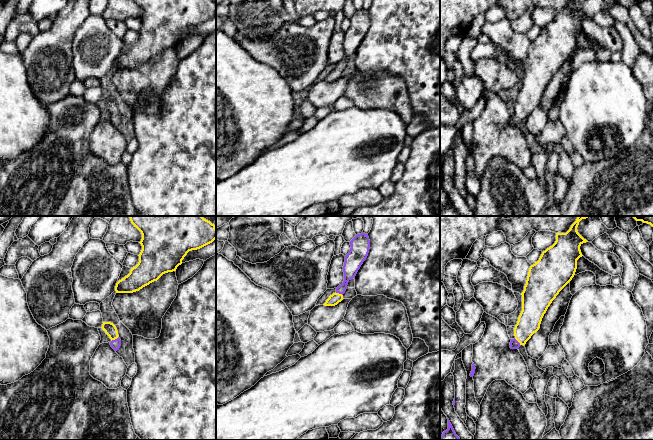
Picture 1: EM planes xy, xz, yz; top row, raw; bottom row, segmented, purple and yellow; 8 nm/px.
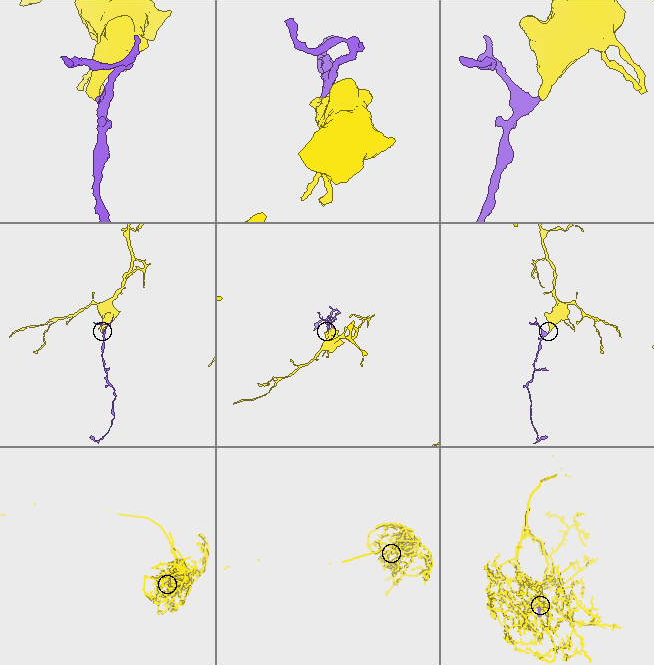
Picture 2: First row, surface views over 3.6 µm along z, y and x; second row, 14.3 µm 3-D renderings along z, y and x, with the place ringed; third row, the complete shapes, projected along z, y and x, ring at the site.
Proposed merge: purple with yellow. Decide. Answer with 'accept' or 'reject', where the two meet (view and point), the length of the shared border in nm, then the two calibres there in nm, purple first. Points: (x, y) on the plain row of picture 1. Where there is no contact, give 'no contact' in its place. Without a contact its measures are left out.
accept; contact xy (115, 115); length 80 nm; calibres 80 and 100 nm

